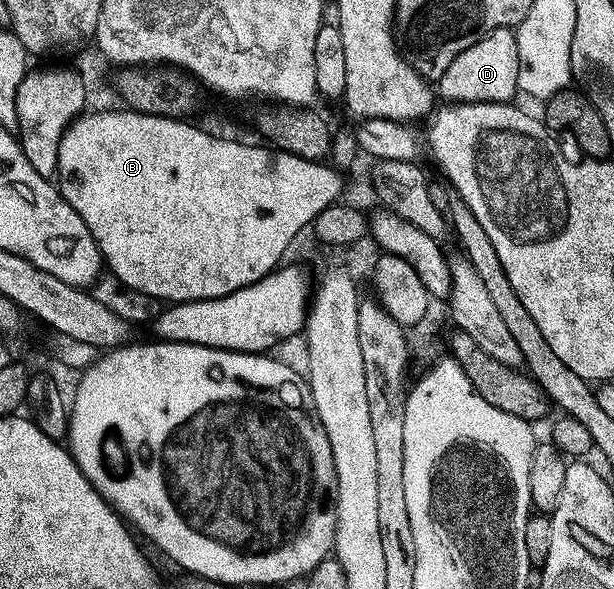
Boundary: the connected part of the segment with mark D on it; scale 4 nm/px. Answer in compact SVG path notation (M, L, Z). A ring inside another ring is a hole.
M511 26L498 28L478 44L470 44L462 56L446 68L446 72L438 80L438 94L449 103L454 102L506 102L518 94L518 40L515 29ZM440 86L440 90L439 90Z

